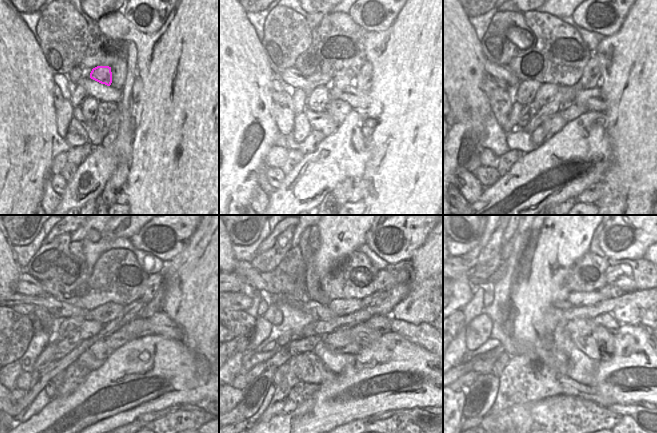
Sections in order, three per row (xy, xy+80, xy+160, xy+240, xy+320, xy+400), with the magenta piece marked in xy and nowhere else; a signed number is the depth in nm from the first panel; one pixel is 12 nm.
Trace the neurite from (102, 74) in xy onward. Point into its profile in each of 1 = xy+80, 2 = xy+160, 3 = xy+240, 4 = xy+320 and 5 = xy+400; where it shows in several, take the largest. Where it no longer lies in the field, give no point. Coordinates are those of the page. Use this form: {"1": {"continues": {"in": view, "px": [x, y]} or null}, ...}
{"1": {"continues": {"in": "xy+80", "px": [317, 79]}}, "2": {"continues": {"in": "xy+160", "px": [526, 92]}}, "3": {"continues": {"in": "xy+240", "px": [68, 324]}}, "4": {"continues": {"in": "xy+320", "px": [260, 357]}}, "5": {"continues": {"in": "xy+400", "px": [463, 369]}}}

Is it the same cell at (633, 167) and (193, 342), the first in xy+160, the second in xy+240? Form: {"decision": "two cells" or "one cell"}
{"decision": "one cell"}

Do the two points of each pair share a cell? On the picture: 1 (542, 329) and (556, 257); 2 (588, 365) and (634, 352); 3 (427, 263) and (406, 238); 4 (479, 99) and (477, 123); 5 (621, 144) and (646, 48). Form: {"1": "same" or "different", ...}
{"1": "same", "2": "different", "3": "different", "4": "same", "5": "same"}

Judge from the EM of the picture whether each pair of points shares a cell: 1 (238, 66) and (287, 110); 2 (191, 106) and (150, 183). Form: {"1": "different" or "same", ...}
{"1": "different", "2": "same"}

